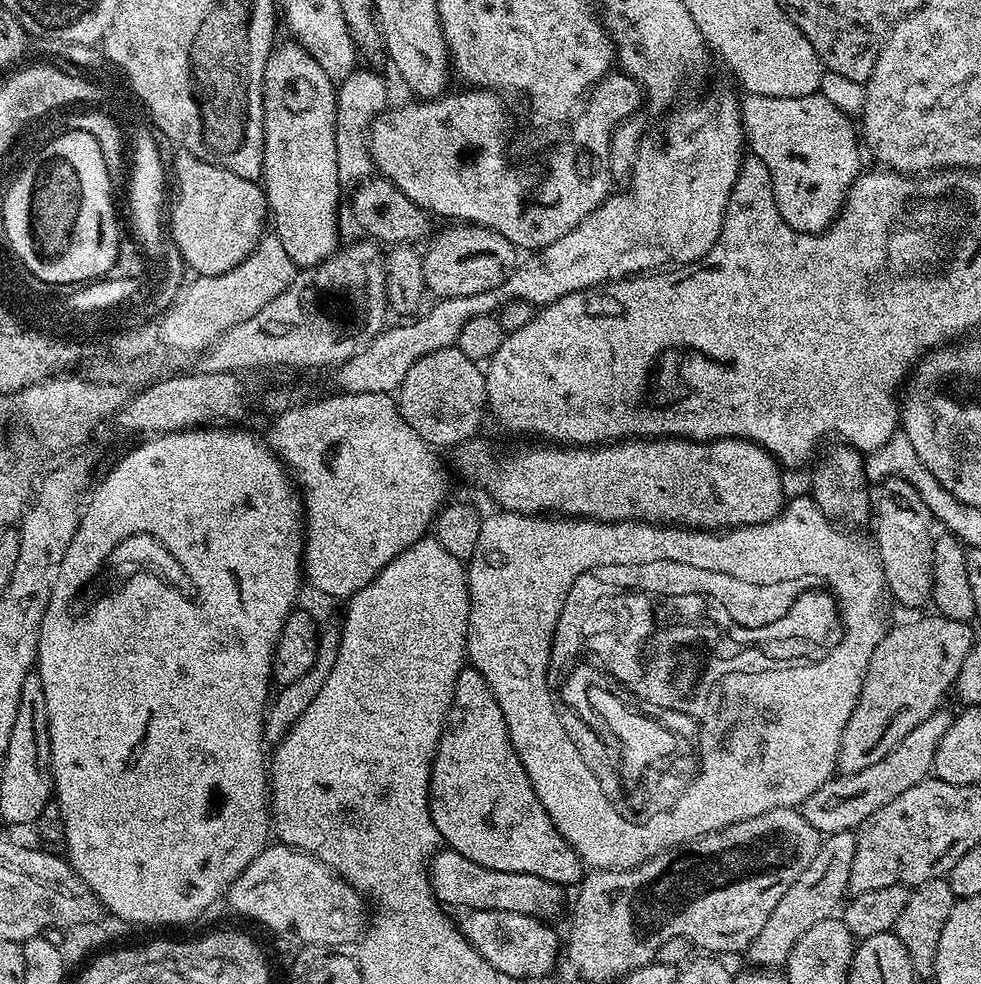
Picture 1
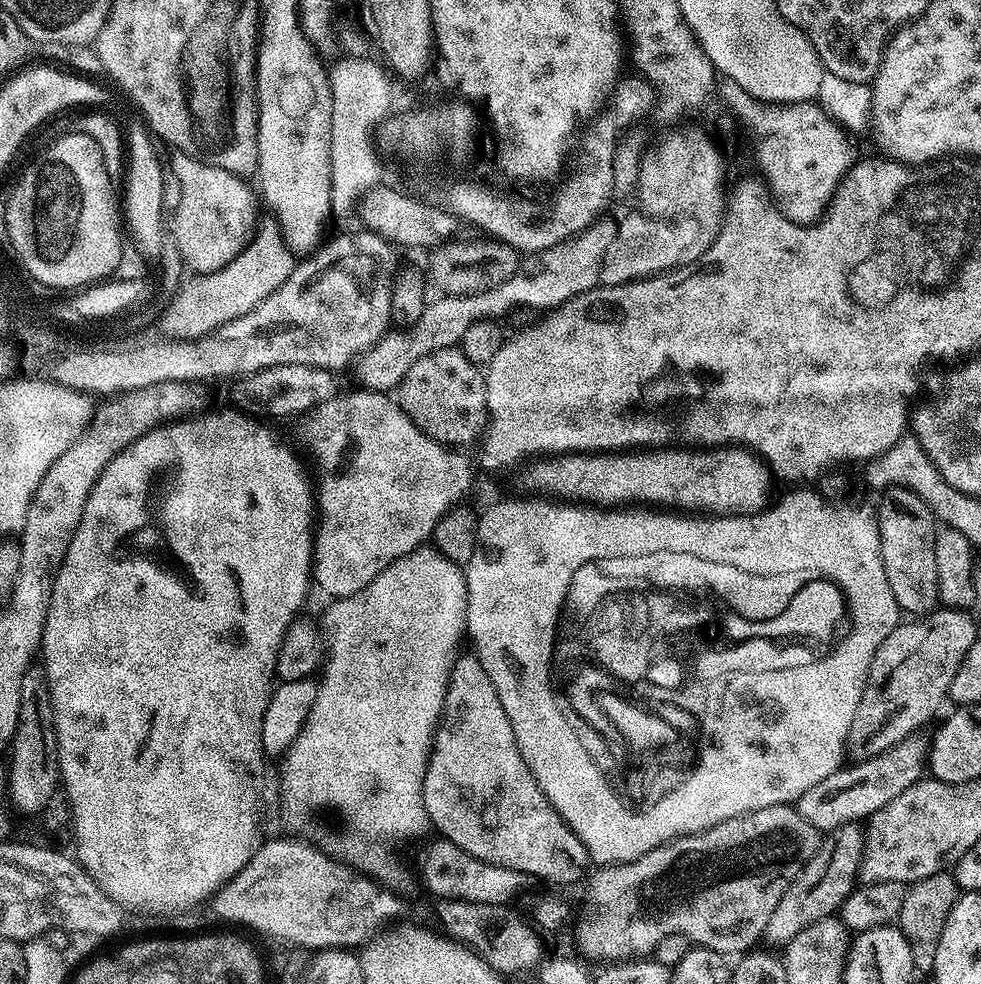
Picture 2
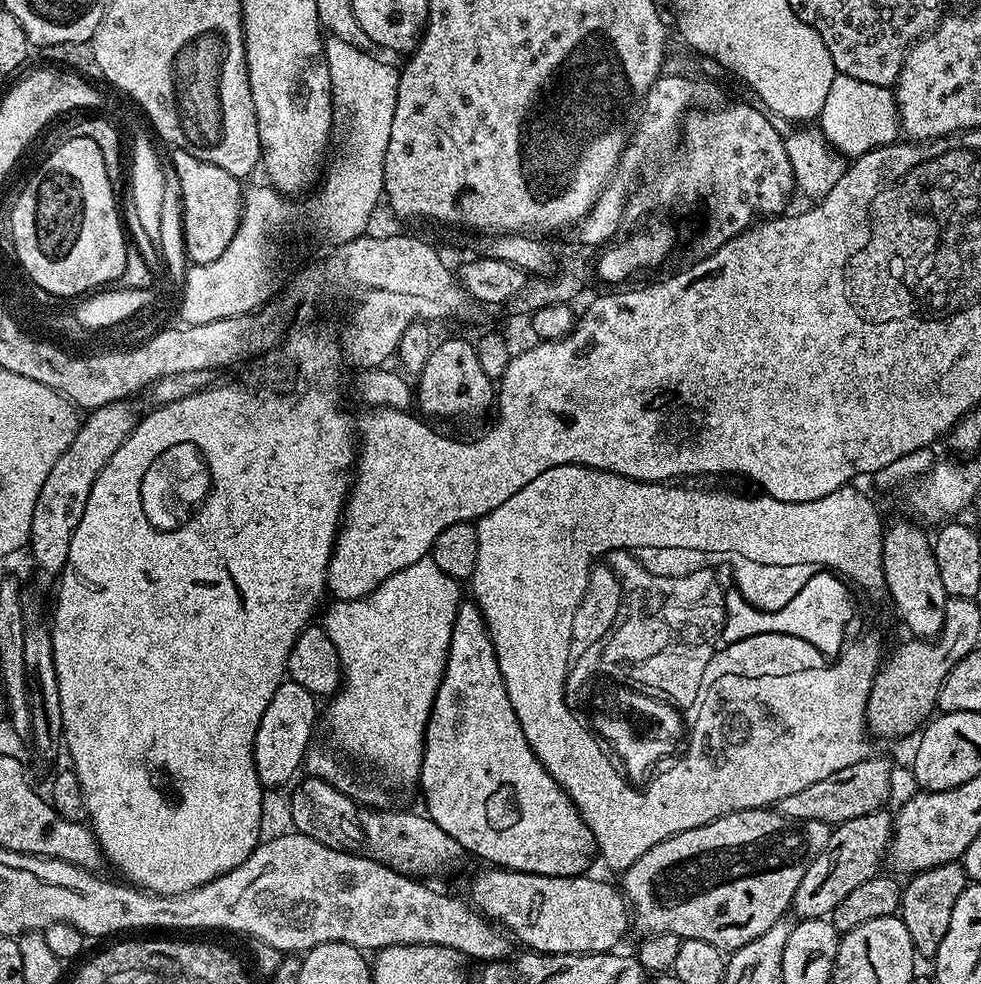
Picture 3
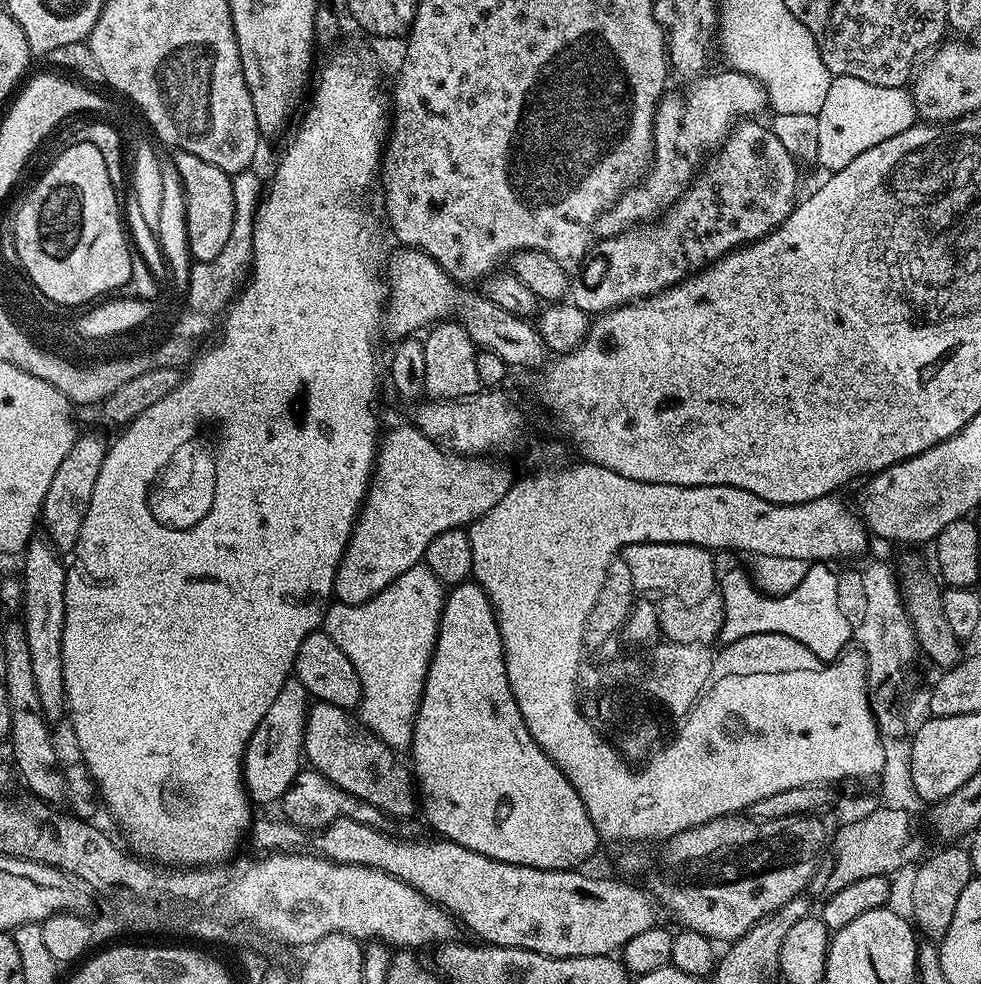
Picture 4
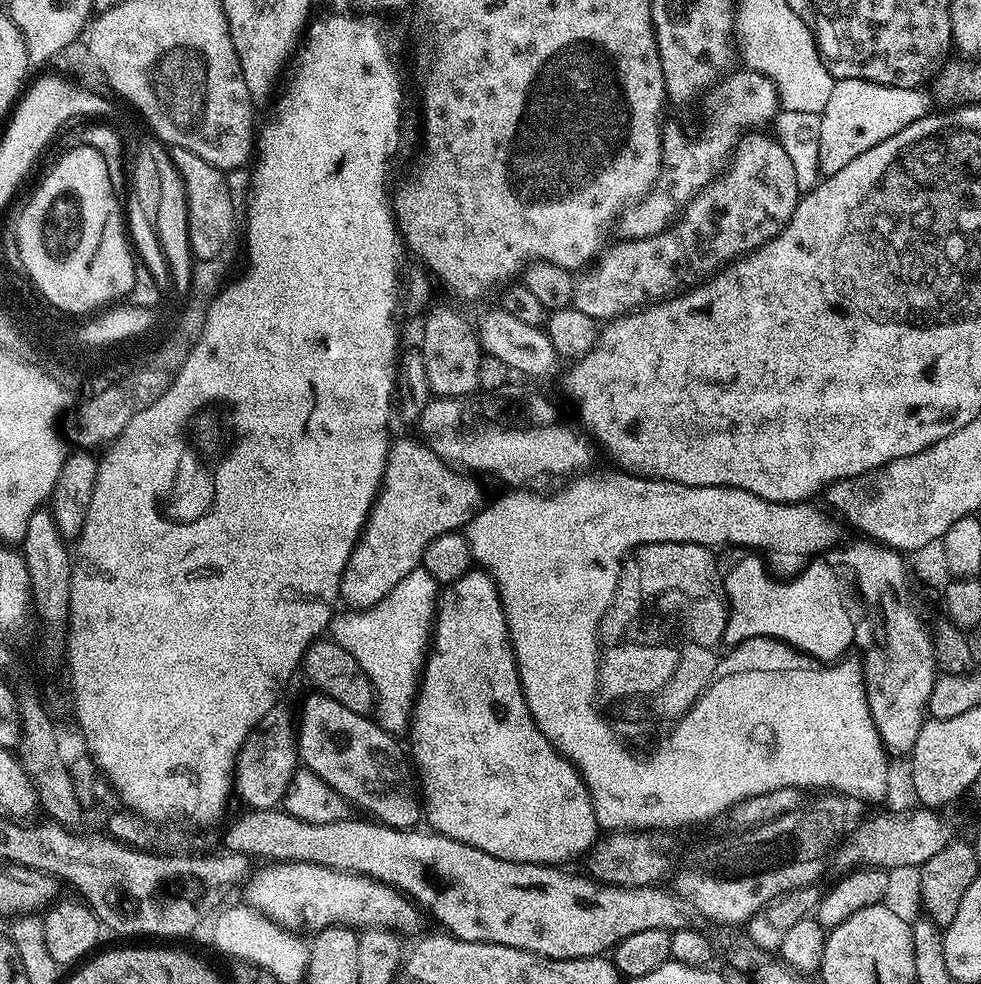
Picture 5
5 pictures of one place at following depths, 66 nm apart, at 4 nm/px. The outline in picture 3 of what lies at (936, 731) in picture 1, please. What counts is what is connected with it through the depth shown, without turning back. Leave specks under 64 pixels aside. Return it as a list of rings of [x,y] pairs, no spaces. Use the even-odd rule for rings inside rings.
[[[872,754],[867,760],[846,766],[846,770],[838,770],[838,774],[830,774],[830,778],[822,778],[822,782],[814,782],[814,786],[806,786],[806,790],[798,790],[798,794],[782,798],[778,810],[792,820],[820,820],[835,826],[850,818],[862,818],[862,814],[881,811],[891,788],[891,762]]]

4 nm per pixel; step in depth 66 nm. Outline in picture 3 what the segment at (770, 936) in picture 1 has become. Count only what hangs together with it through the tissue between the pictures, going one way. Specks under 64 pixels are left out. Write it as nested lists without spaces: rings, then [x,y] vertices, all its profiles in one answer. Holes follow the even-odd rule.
[[[888,810],[862,814],[862,818],[850,818],[846,822],[835,825],[828,833],[826,846],[810,862],[806,874],[802,874],[802,882],[798,882],[798,890],[794,890],[791,911],[797,912],[800,920],[823,920],[831,917],[832,911],[853,890],[862,886],[880,871],[880,860],[885,859],[888,845],[892,843],[893,813]]]

